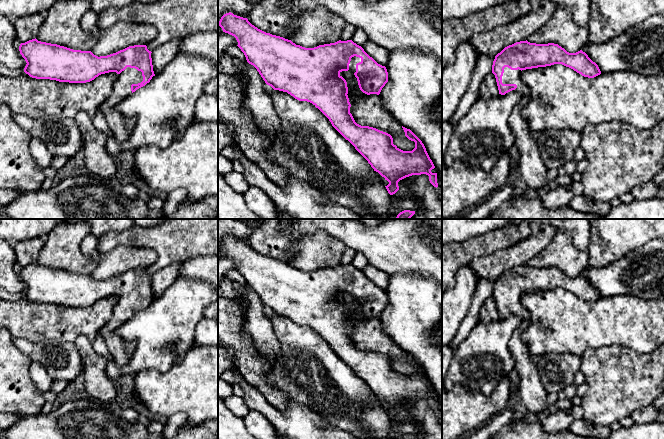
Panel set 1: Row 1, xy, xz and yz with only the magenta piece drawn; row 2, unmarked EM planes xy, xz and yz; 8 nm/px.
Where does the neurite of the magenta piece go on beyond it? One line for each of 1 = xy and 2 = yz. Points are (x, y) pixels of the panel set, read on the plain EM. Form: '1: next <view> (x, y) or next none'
1: next xy (120, 351)
2: next yz (531, 392)

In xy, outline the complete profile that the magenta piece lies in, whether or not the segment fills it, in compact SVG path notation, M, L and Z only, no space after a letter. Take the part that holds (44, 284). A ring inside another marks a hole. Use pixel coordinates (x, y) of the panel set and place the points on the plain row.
M35 262L21 267L19 275L27 287L24 296L36 303L86 307L94 304L101 298L116 296L118 298L118 304L113 309L112 318L100 332L112 359L119 365L128 363L135 345L134 343L126 343L116 334L115 330L137 313L145 310L155 300L151 282L152 276L147 273L146 269L129 270L116 277L98 281L91 275L73 274L57 268L41 266Z

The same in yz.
M527 264L505 271L495 280L492 289L499 318L505 319L514 314L522 319L522 325L512 336L509 348L520 380L519 398L532 416L549 407L546 403L548 393L539 379L538 368L531 360L532 355L523 342L522 336L530 324L531 316L523 306L521 297L526 293L554 288L562 288L588 302L601 298L598 289L582 274L569 277L558 268L536 268Z

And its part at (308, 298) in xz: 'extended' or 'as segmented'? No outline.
extended

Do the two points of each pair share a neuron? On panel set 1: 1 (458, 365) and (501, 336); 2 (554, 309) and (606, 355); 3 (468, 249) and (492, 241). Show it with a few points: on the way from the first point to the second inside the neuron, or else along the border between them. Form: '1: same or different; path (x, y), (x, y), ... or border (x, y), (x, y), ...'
1: same; path (469, 365), (490, 345)
2: different; border (621, 345), (609, 344), (588, 348), (580, 356)
3: same; path (474, 247), (486, 244)

